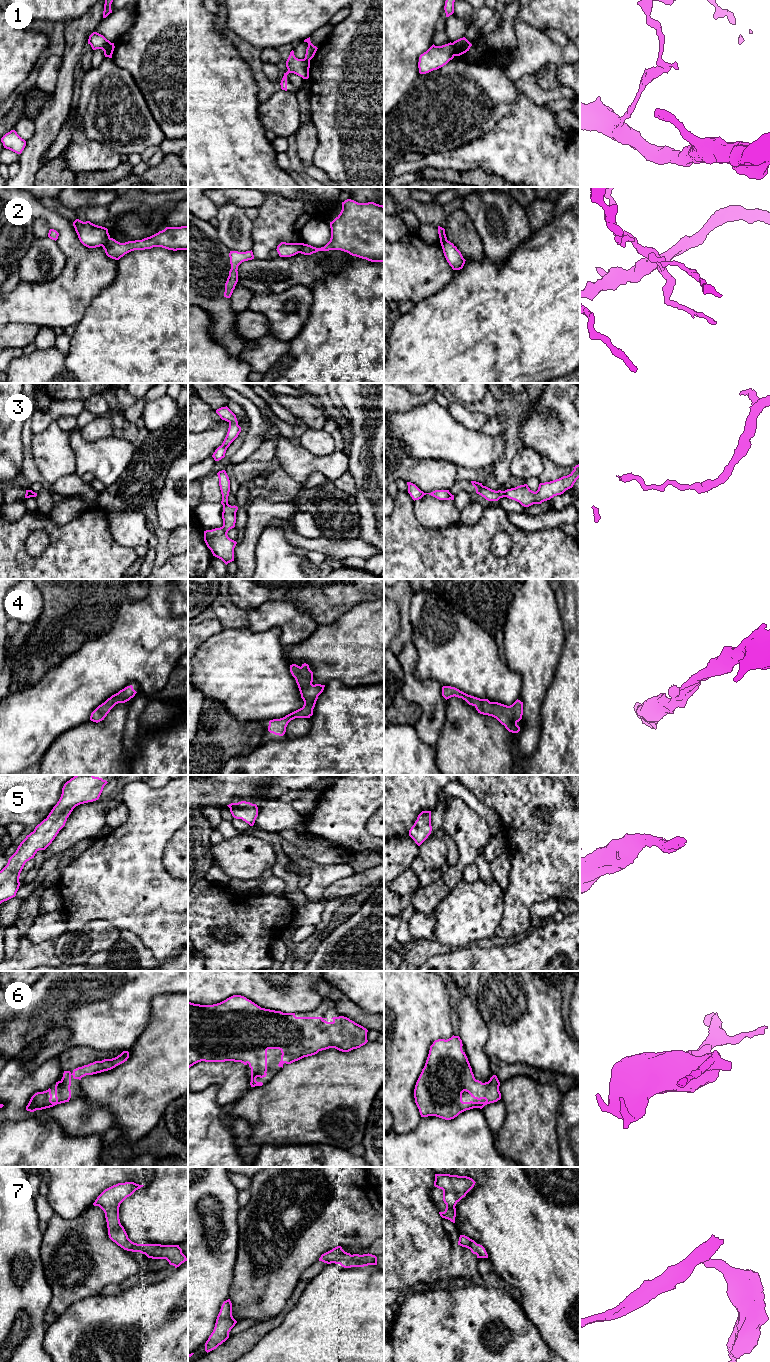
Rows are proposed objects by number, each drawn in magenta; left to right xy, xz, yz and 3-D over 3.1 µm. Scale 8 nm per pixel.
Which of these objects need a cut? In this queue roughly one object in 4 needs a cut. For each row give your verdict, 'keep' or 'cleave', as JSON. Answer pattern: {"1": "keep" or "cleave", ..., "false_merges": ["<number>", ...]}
{"1": "cleave", "2": "cleave", "3": "cleave", "4": "keep", "5": "keep", "6": "keep", "7": "keep", "false_merges": ["1", "2", "3"]}

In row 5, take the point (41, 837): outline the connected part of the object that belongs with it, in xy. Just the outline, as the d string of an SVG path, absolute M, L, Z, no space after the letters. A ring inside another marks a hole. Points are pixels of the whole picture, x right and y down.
M75 775L64 784L61 797L47 818L26 836L0 871L0 904L16 896L25 863L52 843L76 806L98 800L107 783L93 775Z

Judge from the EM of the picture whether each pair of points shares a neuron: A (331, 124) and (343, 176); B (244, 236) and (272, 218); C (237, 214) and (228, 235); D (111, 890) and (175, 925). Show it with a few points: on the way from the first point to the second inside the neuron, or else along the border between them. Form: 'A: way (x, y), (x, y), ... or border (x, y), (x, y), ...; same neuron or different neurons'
A: way (338, 137), (338, 141), (343, 146), (343, 163); same neuron
B: border (251, 221), (252, 249); different neurons
C: way (233, 219), (233, 230); same neuron
D: way (127, 890), (132, 890), (159, 909); same neuron

